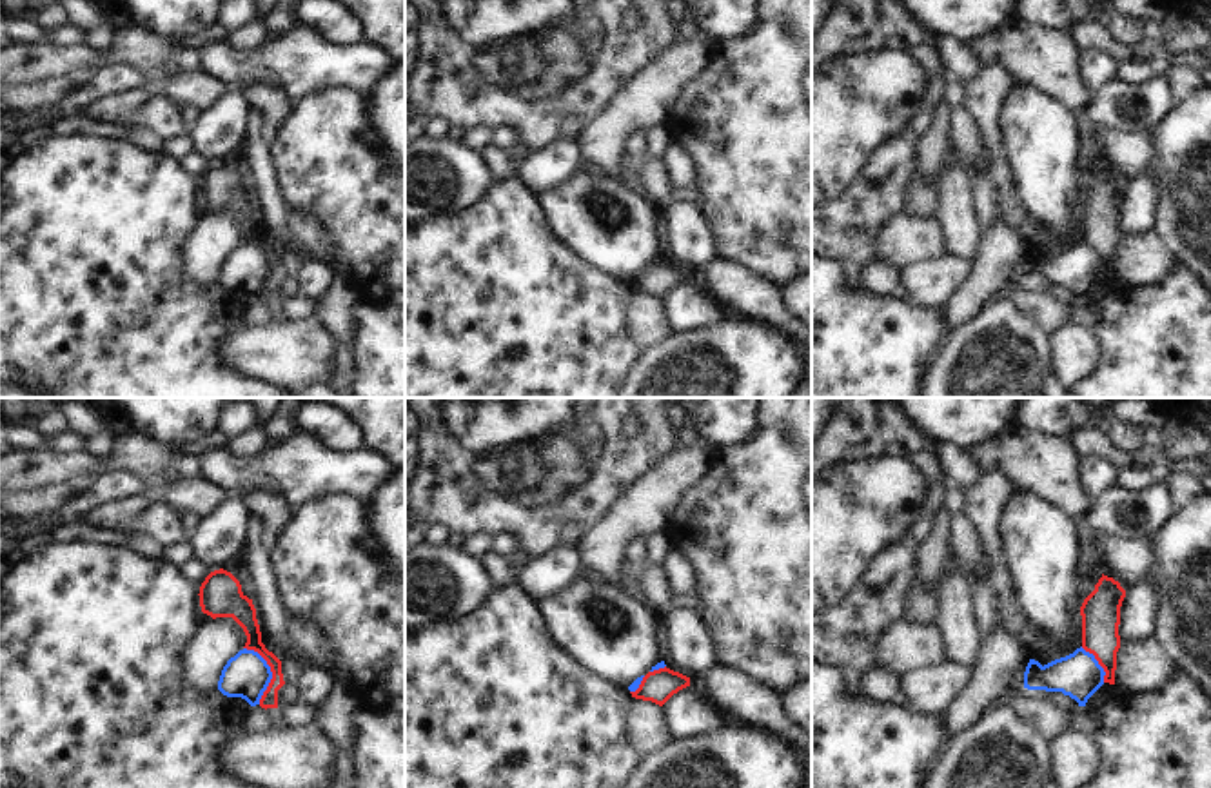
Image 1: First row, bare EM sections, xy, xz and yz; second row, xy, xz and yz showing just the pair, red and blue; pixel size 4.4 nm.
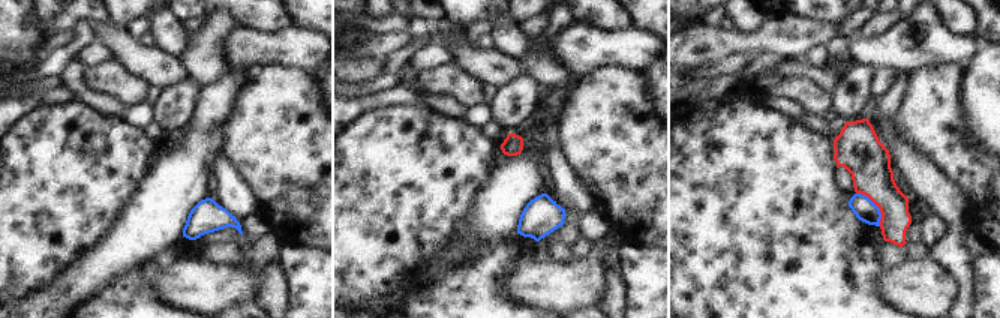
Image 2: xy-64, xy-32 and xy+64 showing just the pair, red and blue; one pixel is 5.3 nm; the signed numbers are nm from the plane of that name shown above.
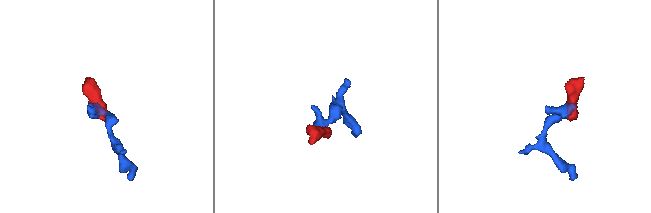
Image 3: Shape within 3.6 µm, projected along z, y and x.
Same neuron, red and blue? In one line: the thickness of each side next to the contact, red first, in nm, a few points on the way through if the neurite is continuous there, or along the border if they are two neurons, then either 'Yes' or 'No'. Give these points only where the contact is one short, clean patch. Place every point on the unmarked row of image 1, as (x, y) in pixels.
Thickness 80 nm (red) against 200 nm. Boundary: xy (244, 240), (256, 246), (271, 265), (271, 275), (258, 296). No

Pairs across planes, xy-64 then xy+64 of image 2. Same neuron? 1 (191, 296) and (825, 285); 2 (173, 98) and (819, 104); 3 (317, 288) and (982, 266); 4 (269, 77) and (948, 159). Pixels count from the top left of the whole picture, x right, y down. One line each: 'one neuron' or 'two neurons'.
1: two neurons
2: two neurons
3: one neuron
4: one neuron

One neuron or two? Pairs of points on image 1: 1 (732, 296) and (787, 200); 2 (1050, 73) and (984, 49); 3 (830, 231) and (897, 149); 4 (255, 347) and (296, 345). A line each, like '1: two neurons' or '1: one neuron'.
1: two neurons
2: one neuron
3: one neuron
4: one neuron

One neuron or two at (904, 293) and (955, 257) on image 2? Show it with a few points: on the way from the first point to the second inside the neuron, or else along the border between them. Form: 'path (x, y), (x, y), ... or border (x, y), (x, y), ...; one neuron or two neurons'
border (927, 257), (940, 264), (955, 281), (955, 300); two neurons

